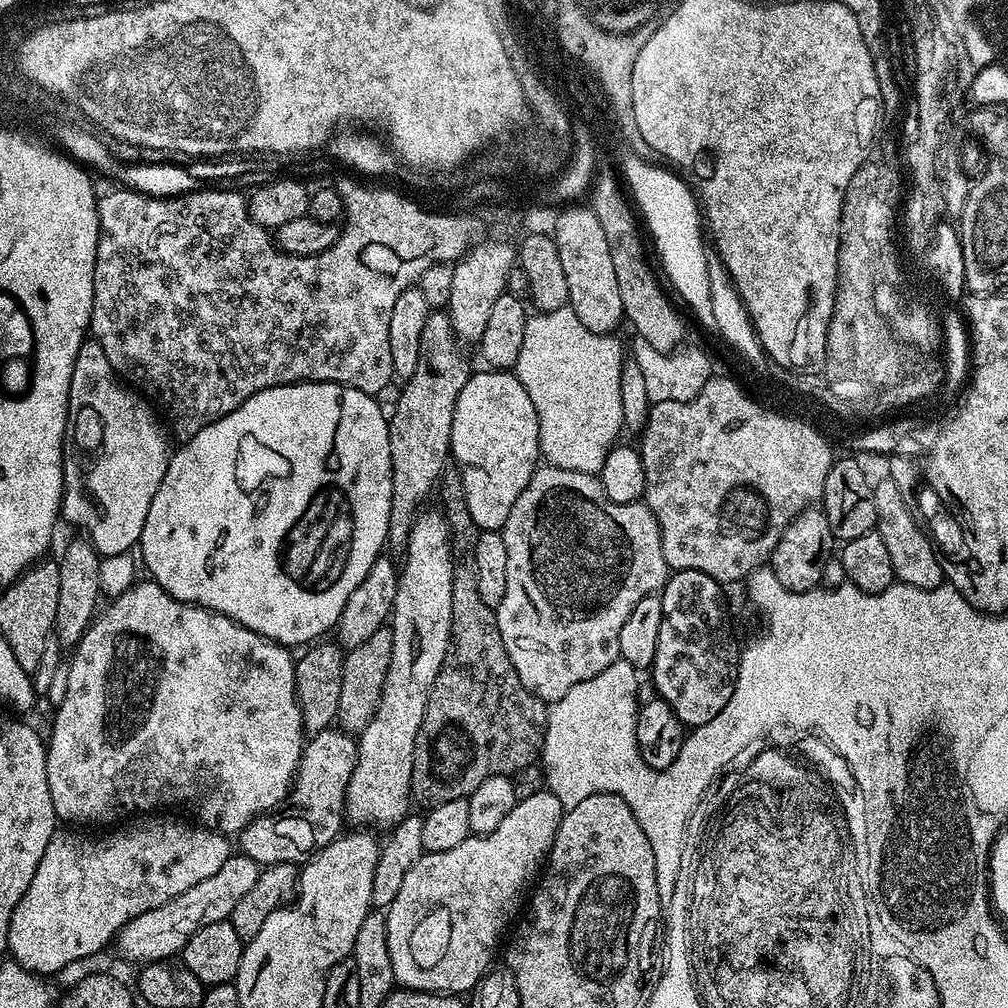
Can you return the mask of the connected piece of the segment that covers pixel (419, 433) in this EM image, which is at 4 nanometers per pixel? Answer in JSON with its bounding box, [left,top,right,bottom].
[387,311,470,549]

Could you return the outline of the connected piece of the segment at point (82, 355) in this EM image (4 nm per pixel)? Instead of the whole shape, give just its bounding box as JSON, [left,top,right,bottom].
[62,338,170,557]

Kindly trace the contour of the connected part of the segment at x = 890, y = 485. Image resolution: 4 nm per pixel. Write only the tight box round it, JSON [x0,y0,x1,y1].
[873,479,946,588]

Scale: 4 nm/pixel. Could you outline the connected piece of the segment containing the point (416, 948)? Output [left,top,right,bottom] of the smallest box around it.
[386,791,565,993]

